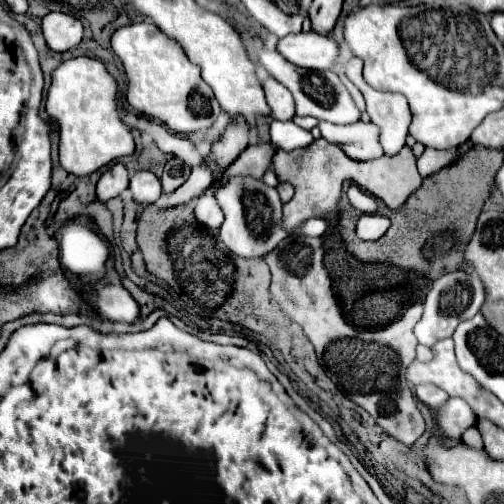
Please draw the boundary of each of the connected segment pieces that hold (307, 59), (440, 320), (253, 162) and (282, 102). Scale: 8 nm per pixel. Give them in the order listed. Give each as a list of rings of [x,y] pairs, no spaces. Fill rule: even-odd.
[[[313,31],[279,39],[277,51],[281,51],[289,63],[305,69],[329,69],[339,55],[339,47],[333,39]]]
[[[453,271],[453,273],[445,273],[441,275],[429,289],[423,305],[425,305],[425,311],[423,311],[423,317],[419,319],[419,323],[415,325],[415,337],[421,345],[425,347],[431,347],[435,345],[437,341],[441,339],[447,339],[453,335],[455,327],[463,321],[463,319],[469,319],[473,317],[481,303],[485,299],[485,291],[483,291],[483,285],[479,281],[477,275],[469,275],[465,271]]]
[[[257,143],[257,145],[249,145],[239,159],[235,159],[223,175],[223,183],[227,183],[227,179],[237,177],[237,175],[249,175],[253,179],[261,179],[263,173],[267,171],[267,167],[271,165],[271,157],[275,153],[275,147],[271,143]]]
[[[269,77],[269,79],[263,83],[263,91],[265,91],[267,105],[271,107],[271,113],[273,113],[275,119],[291,121],[291,119],[295,117],[293,97],[291,97],[291,93],[289,93],[281,83],[277,83],[273,77]]]

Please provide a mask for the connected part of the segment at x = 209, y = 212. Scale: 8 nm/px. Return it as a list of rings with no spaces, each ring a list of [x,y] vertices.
[[[209,191],[197,199],[195,217],[197,217],[197,221],[199,221],[203,227],[207,227],[209,231],[221,227],[221,223],[223,223],[223,213],[221,213],[221,207],[219,207],[217,199],[213,199],[213,195],[211,195]]]

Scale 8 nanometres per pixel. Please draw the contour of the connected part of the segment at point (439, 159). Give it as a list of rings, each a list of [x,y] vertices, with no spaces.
[[[425,149],[423,155],[417,159],[417,169],[421,177],[429,177],[435,171],[443,169],[445,165],[451,163],[451,157],[455,151],[439,151],[439,149]]]

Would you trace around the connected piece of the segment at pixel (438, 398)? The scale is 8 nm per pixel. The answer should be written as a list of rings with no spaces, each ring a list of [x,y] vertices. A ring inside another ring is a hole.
[[[415,385],[413,391],[415,391],[415,397],[429,407],[439,407],[449,399],[449,395],[435,385]]]

